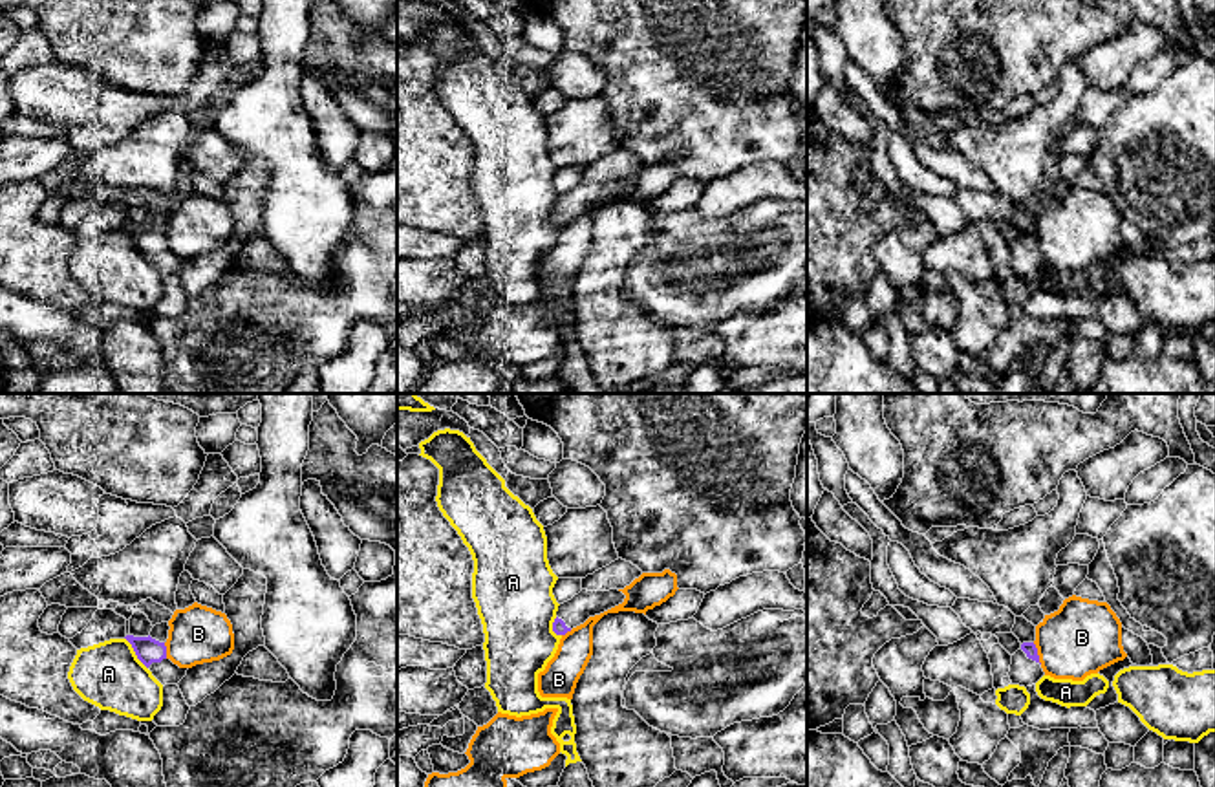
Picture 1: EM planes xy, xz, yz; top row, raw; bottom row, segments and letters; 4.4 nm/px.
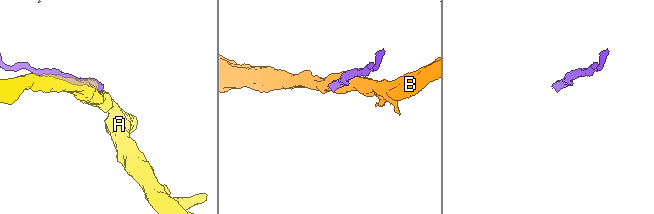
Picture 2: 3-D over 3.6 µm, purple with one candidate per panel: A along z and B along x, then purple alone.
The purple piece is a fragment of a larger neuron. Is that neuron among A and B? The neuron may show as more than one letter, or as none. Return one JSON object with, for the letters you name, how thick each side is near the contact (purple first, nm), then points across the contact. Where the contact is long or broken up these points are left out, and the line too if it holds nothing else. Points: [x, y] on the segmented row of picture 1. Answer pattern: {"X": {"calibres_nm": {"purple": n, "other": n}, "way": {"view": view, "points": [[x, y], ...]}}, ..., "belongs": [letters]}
{"belongs": []}

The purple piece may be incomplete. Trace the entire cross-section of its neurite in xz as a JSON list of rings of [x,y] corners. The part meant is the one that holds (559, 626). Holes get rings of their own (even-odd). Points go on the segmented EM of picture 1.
[[[582,589],[571,600],[558,606],[556,619],[553,622],[553,631],[556,635],[565,635],[573,628],[584,624],[589,617],[600,615],[622,604],[624,598],[626,595],[618,589],[609,591]]]

